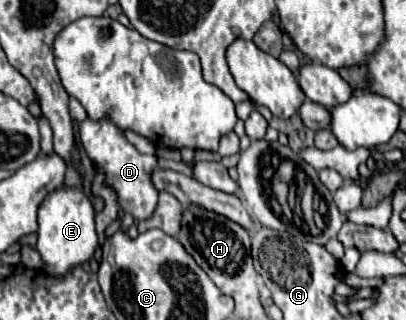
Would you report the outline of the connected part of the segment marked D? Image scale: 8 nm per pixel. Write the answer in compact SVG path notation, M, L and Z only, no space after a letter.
M87 118L85 122L79 124L79 136L81 136L85 154L97 166L97 170L105 174L105 184L117 192L119 208L125 214L131 214L135 220L151 218L157 208L157 198L159 198L159 190L151 184L151 176L159 168L157 156L145 156L137 152L137 148L127 142L123 130L109 120L89 120Z

